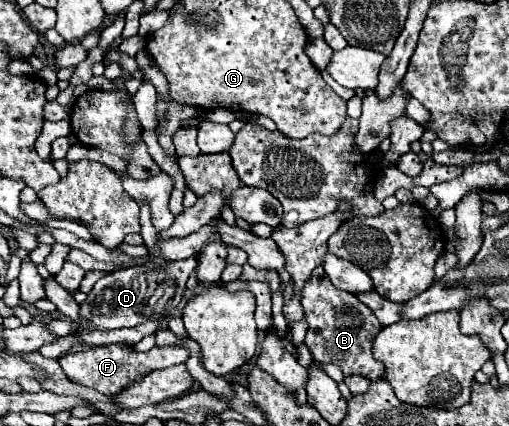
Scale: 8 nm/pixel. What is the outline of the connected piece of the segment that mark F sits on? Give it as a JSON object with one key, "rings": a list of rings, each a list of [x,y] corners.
{"rings":[[[112,343],[102,347],[90,347],[78,353],[68,353],[66,357],[60,357],[58,363],[74,383],[94,387],[96,391],[108,397],[116,397],[116,393],[122,393],[122,389],[126,389],[130,383],[146,377],[152,371],[184,363],[186,357],[190,357],[190,349],[186,349],[184,345],[166,345],[166,347],[154,347],[146,353],[136,353],[128,343]]]}

